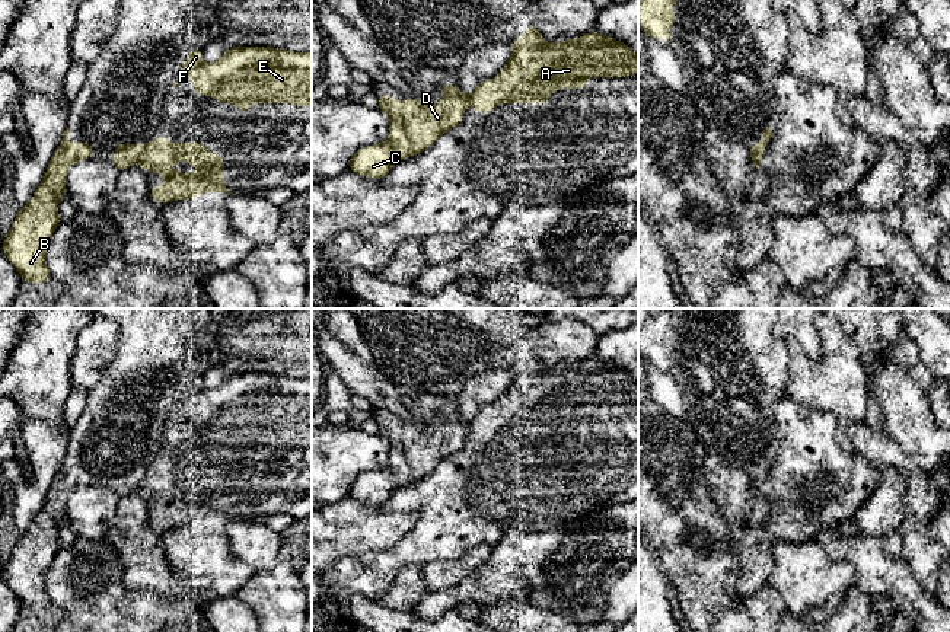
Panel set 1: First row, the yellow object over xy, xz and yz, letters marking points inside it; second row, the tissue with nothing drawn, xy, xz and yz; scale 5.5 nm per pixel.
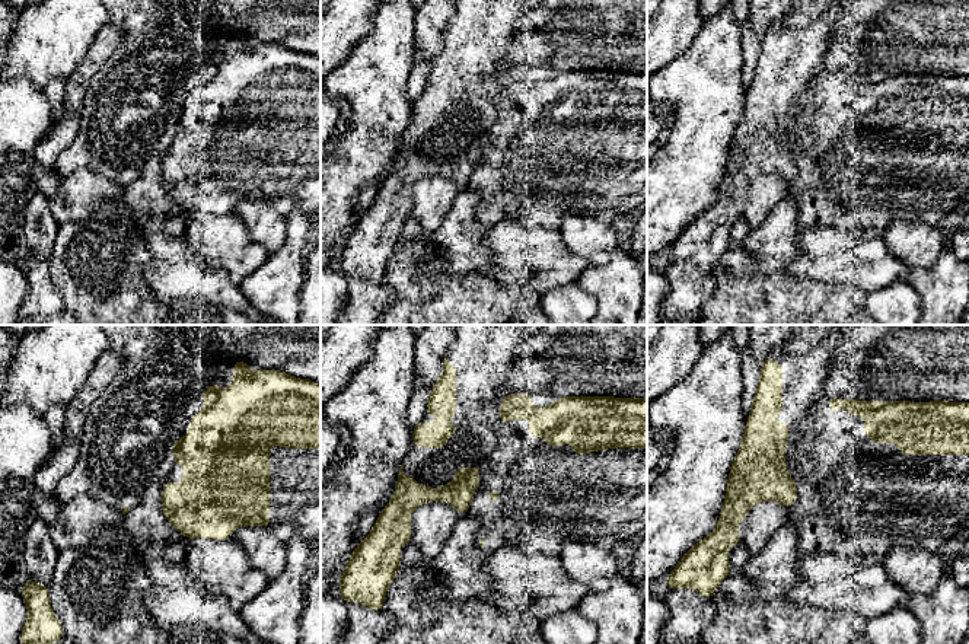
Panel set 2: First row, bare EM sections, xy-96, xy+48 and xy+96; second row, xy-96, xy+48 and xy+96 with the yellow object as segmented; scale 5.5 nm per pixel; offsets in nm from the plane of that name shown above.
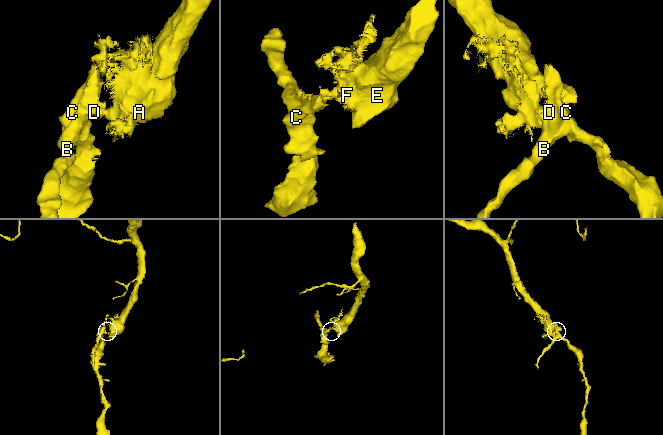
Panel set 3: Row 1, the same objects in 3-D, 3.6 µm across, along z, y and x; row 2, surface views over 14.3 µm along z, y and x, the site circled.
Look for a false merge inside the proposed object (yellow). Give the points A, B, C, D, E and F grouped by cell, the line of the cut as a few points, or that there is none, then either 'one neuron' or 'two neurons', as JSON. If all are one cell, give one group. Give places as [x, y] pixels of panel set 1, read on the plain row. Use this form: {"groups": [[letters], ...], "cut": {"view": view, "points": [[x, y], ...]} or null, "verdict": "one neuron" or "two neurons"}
{"groups": [["A", "E", "F"], ["B", "C", "D"]], "cut": {"view": "xy", "points": [[146, 471], [146, 475], [136, 485]]}, "verdict": "two neurons"}

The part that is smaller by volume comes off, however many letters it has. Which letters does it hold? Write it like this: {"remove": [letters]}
{"remove": ["B", "C", "D"]}

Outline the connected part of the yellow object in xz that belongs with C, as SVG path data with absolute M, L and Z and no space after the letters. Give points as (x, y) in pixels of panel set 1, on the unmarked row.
M458 412L441 414L441 430L430 432L420 425L396 427L377 421L379 435L390 444L389 466L360 475L348 497L374 505L385 504L390 494L427 476L446 457L458 453L466 434L466 422Z

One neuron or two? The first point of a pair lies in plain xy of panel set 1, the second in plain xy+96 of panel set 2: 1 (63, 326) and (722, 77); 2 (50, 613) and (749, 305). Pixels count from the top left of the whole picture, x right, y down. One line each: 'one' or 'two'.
1: one
2: two

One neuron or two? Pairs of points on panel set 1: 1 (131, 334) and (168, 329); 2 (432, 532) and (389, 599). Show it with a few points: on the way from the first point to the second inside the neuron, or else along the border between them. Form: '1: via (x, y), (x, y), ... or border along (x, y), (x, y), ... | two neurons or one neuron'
1: via (140, 325), (159, 325) | one neuron
2: border along (420, 564), (407, 564), (397, 574), (388, 590) | two neurons

